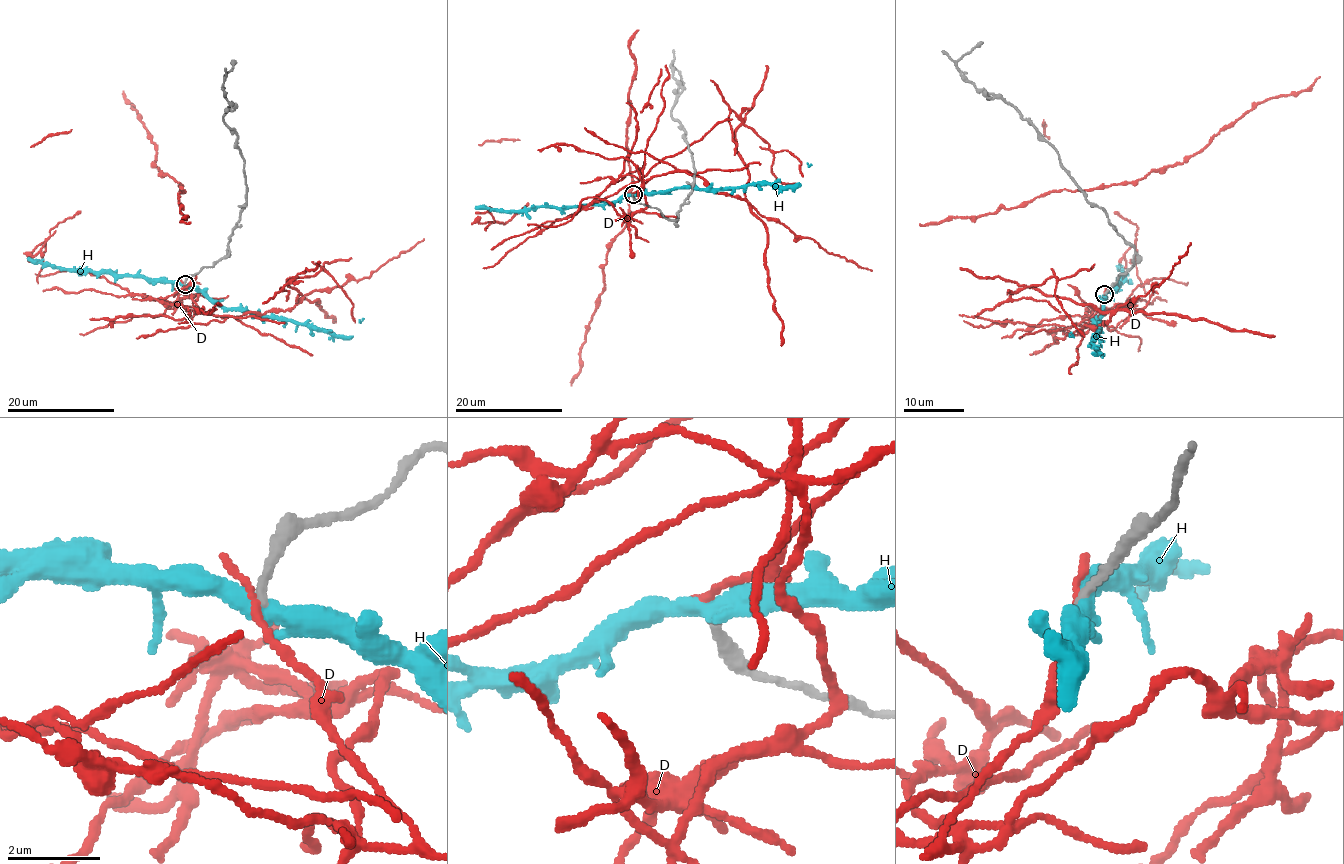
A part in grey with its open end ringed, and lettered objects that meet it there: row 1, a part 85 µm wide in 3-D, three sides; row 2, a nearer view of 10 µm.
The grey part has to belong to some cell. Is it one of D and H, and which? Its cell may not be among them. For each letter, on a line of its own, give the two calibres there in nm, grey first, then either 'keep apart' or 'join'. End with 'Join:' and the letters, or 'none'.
D: calibres 180 and 130 nm; keep apart
H: calibres 190 and 320 nm; keep apart
Join: none

